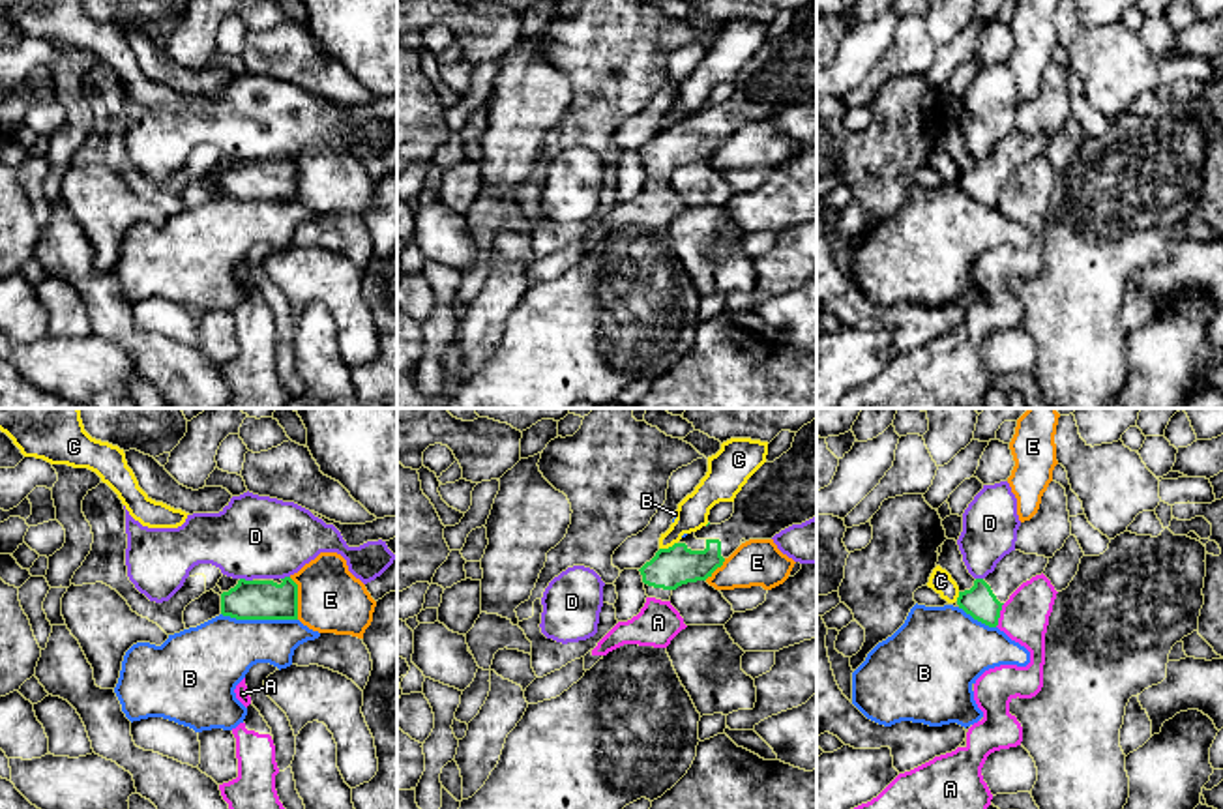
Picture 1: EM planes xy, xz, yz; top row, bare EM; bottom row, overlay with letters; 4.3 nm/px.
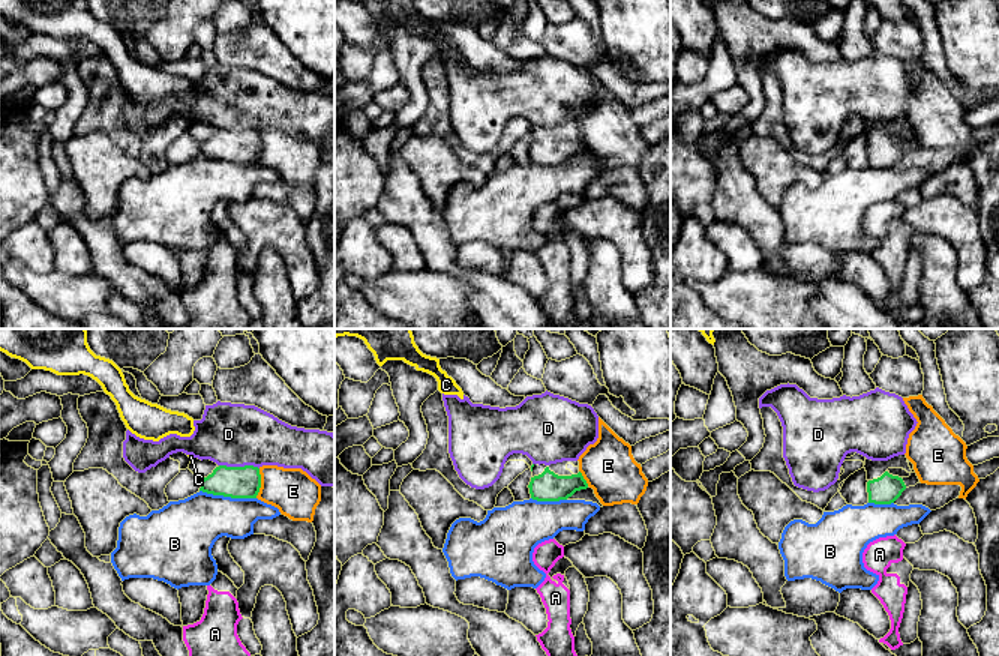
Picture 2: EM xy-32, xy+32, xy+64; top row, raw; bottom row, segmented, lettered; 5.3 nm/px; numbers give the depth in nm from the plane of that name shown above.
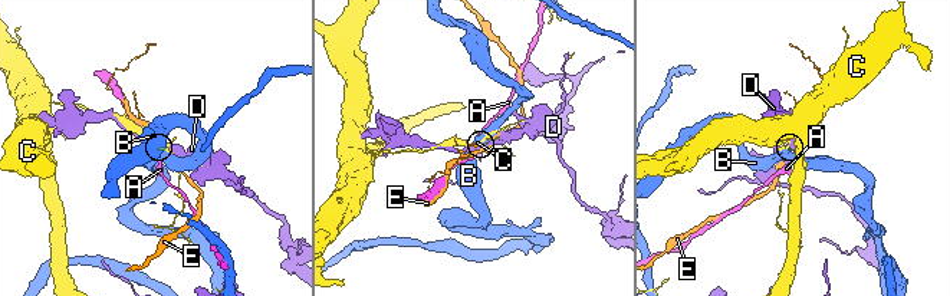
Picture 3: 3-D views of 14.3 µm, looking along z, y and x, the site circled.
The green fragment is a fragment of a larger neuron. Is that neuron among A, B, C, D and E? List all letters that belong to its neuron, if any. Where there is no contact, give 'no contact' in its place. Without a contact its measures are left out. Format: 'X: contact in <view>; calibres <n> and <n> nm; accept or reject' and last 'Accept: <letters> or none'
A: contact in yz; calibres 140 and 200 nm; reject
B: contact in xy; calibres 180 and 300 nm; reject
C: contact in xz; calibres 170 and 140 nm; reject
D: contact in xy; calibres 180 and 360 nm; reject
E: contact in xy; calibres 180 and 280 nm; reject
Accept: none

